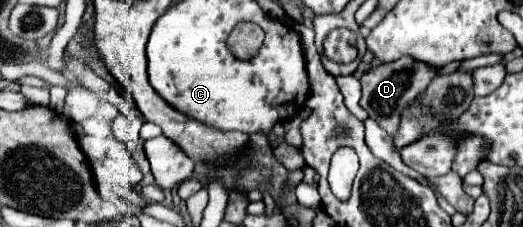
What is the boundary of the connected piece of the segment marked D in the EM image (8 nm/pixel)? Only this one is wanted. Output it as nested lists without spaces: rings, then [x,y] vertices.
[[[402,57],[394,63],[378,63],[378,65],[370,67],[366,73],[362,73],[362,77],[360,77],[360,83],[362,83],[360,107],[364,111],[368,111],[368,115],[382,129],[386,129],[390,135],[394,135],[394,131],[398,129],[398,123],[400,123],[400,111],[404,109],[404,103],[418,97],[440,71],[442,71],[442,67],[426,67],[426,63],[418,63],[416,59],[410,59],[410,57]]]

